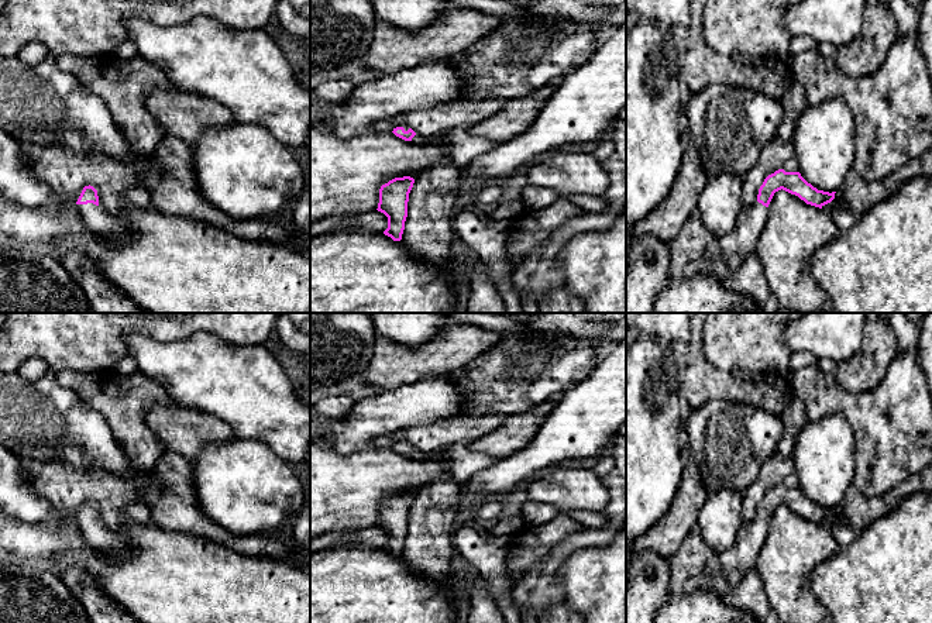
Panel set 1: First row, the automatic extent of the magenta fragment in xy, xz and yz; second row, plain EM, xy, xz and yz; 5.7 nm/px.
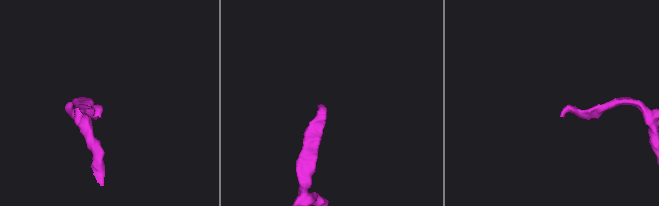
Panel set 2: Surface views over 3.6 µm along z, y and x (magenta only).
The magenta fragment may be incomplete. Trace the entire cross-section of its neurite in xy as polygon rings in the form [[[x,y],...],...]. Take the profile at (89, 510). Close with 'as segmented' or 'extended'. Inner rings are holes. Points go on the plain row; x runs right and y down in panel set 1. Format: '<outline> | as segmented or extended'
[[[93,502],[83,503],[76,520],[90,550],[107,557],[111,562],[124,562],[134,555],[125,538],[116,536],[99,522],[97,506]]] | extended

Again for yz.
[[[778,485],[768,491],[759,505],[757,517],[739,529],[736,543],[722,553],[713,553],[706,562],[702,571],[702,591],[709,591],[726,602],[740,579],[756,568],[759,553],[767,537],[768,520],[774,509],[781,505],[819,524],[830,519],[836,509],[818,506],[799,488]]] | extended

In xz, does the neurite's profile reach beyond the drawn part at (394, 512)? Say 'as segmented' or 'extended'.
as segmented

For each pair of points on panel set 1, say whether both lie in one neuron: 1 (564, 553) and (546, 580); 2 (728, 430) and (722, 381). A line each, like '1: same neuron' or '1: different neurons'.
1: same neuron
2: different neurons

